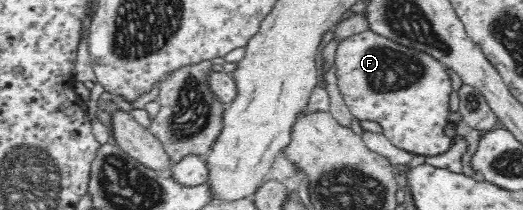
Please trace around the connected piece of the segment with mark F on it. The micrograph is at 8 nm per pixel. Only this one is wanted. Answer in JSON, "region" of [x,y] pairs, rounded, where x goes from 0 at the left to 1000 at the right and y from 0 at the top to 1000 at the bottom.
{"region":[[[707,138],[652,186],[639,276],[646,419],[675,552],[721,581],[763,714],[805,743],[851,733],[862,657],[851,638],[866,438],[855,324],[839,281],[782,229]]]}

